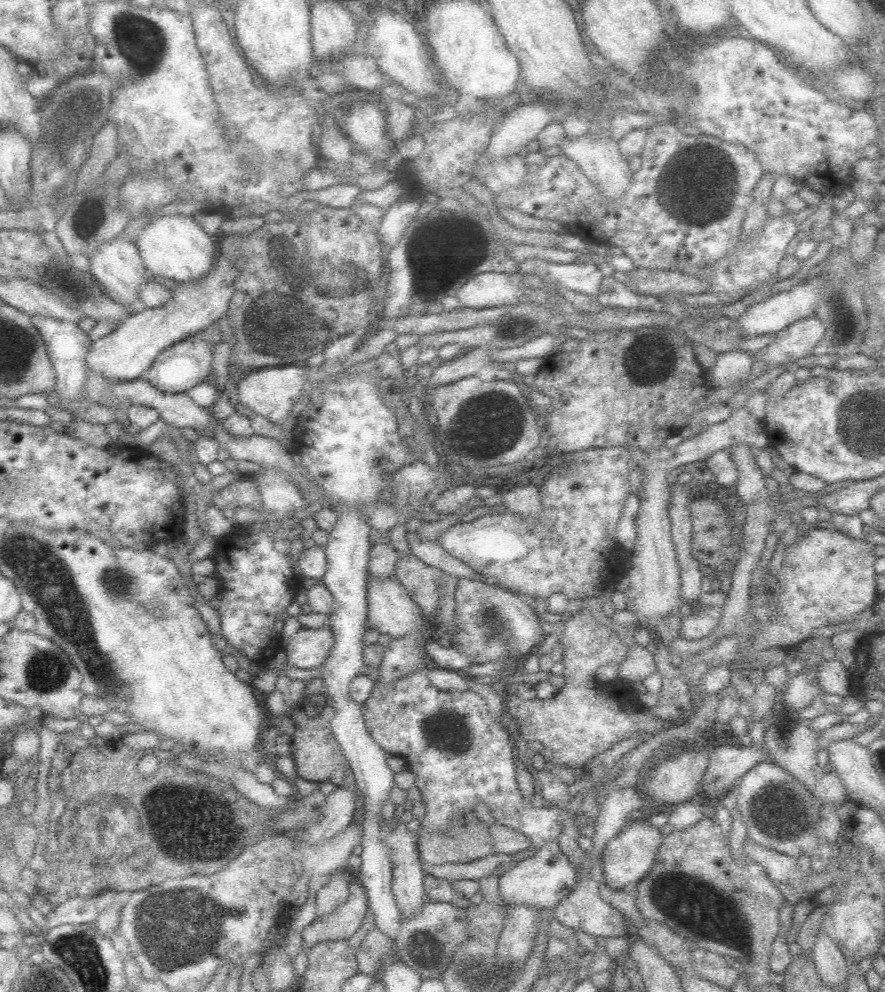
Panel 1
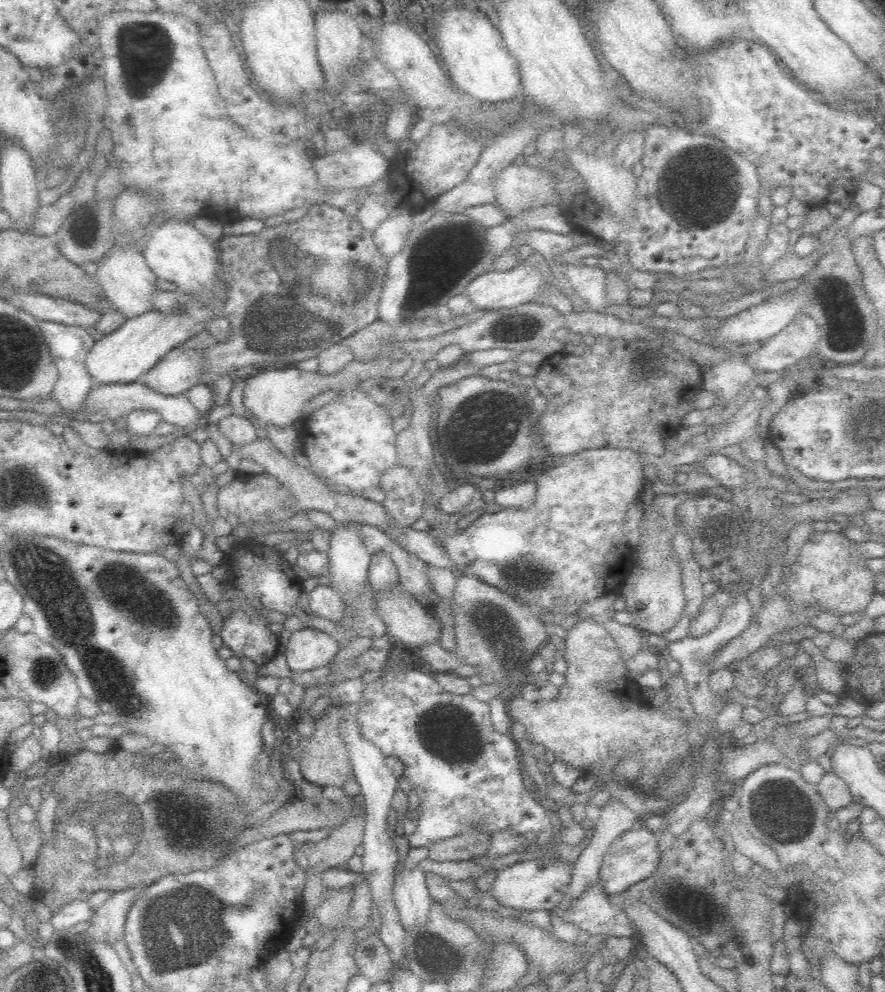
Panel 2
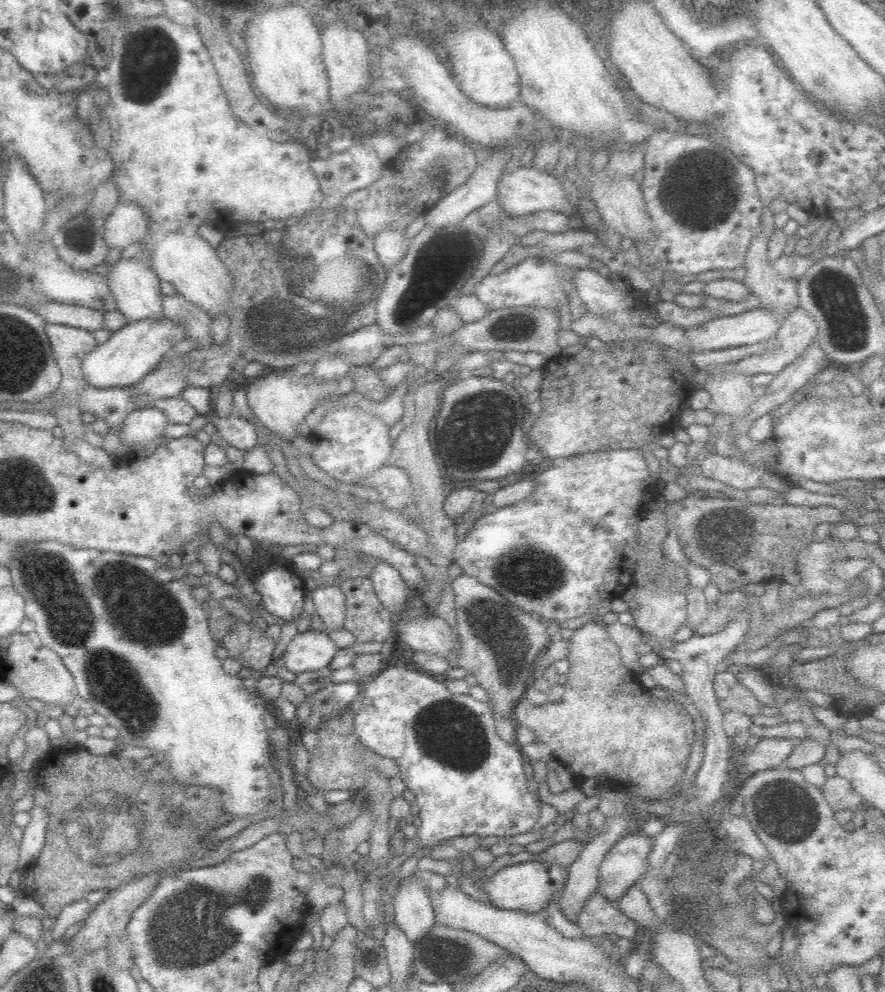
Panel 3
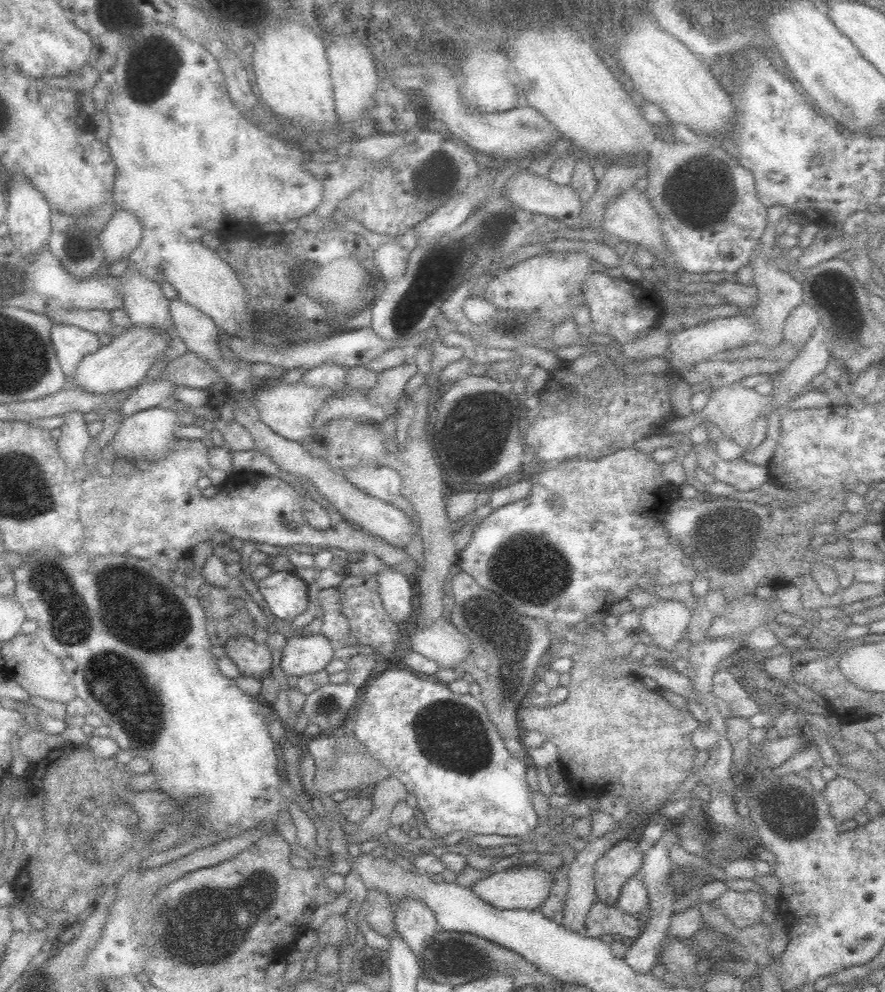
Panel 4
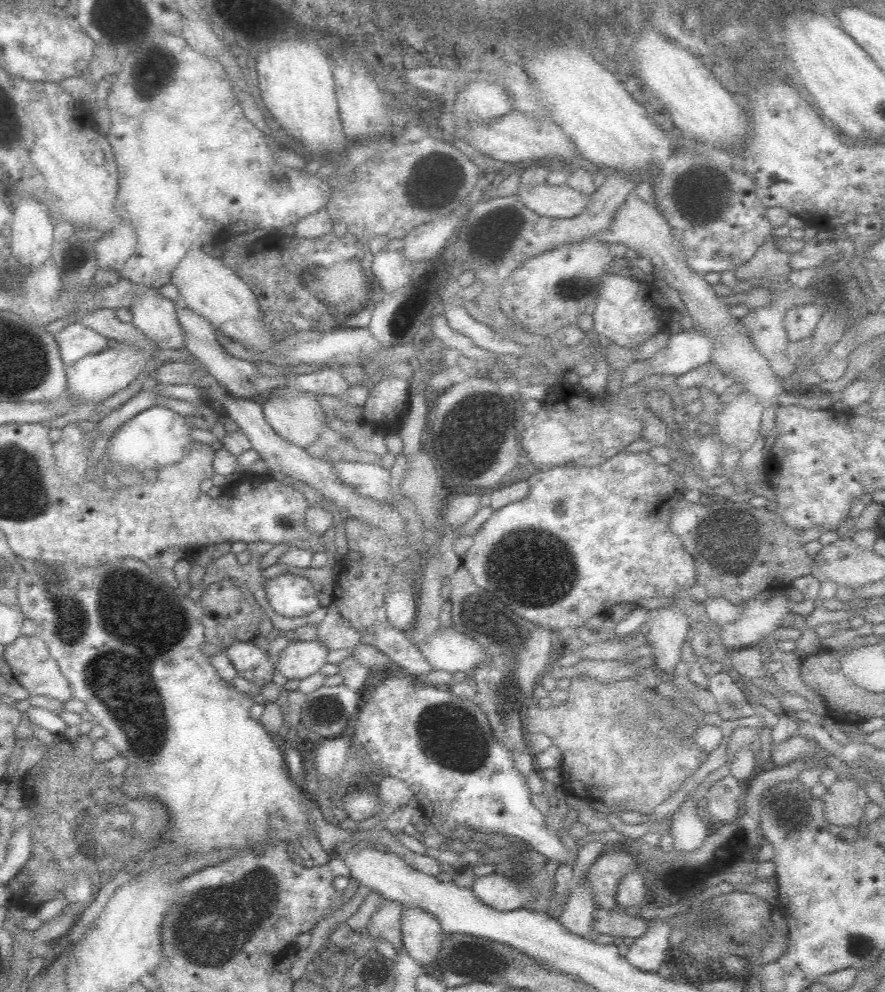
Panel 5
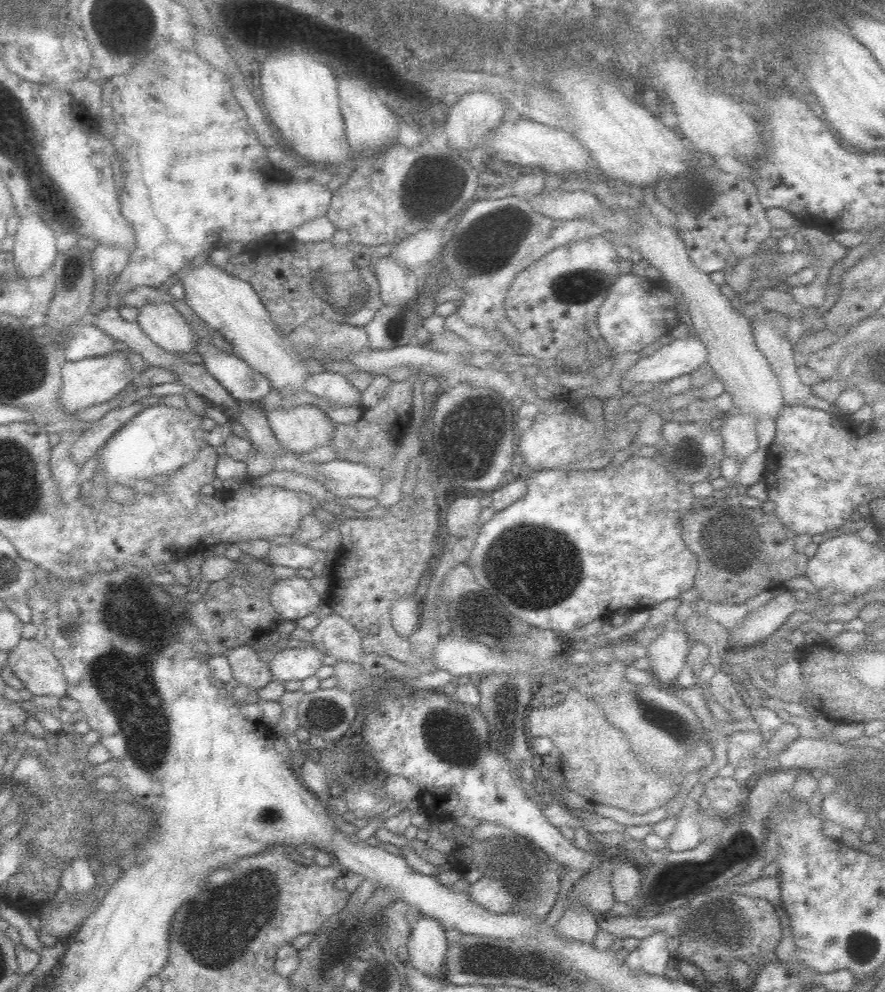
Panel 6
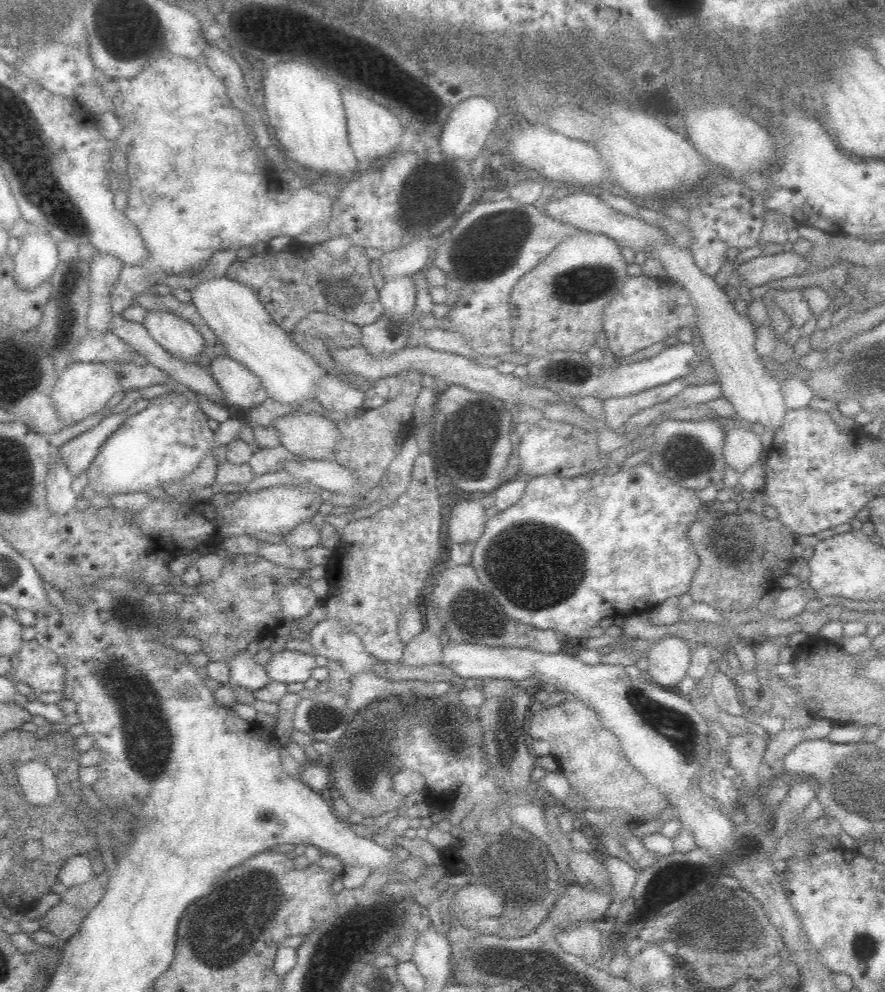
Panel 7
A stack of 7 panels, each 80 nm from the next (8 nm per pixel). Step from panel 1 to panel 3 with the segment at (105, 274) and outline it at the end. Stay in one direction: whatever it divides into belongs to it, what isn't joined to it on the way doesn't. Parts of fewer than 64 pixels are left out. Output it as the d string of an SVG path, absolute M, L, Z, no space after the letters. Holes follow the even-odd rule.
M135 258L122 259L105 264L105 274L108 278L109 290L116 301L116 310L124 317L127 323L144 321L145 319L162 319L163 305L161 284L158 276L150 266Z

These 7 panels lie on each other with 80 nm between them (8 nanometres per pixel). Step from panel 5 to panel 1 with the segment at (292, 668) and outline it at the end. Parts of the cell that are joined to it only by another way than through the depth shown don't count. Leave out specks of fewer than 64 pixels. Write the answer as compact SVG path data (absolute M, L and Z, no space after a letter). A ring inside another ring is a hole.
M328 625L320 628L302 627L286 644L287 664L296 668L321 668L334 646L334 633Z

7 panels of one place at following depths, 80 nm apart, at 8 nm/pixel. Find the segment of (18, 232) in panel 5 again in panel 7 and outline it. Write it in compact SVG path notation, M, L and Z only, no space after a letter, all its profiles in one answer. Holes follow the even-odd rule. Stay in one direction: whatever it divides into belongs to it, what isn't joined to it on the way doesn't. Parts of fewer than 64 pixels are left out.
M32 232L14 256L14 280L20 288L36 288L51 279L59 262L56 242L46 232Z

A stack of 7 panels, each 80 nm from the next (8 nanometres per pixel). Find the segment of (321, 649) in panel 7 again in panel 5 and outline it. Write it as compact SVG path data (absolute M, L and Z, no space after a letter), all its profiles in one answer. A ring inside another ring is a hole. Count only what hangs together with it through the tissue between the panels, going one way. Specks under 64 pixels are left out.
M333 601L326 607L326 616L319 622L316 638L327 650L353 652L354 646L360 642L360 633L340 614Z

